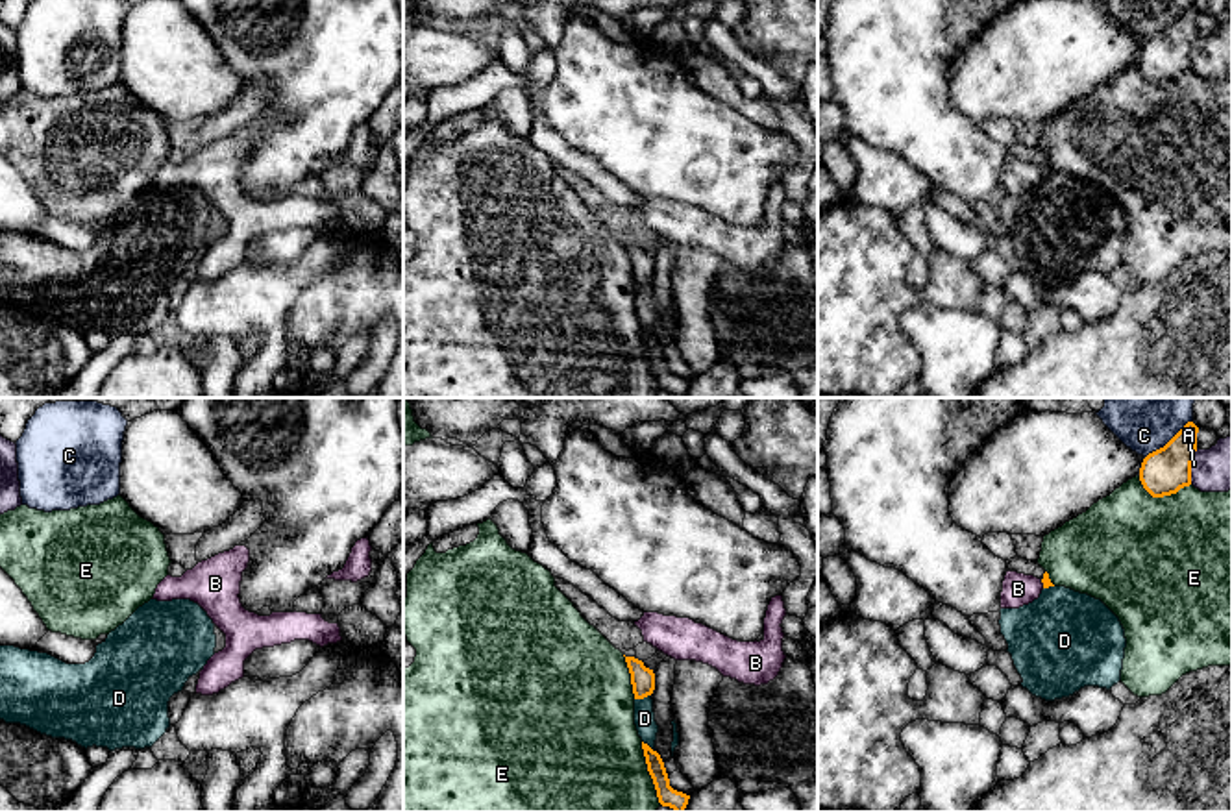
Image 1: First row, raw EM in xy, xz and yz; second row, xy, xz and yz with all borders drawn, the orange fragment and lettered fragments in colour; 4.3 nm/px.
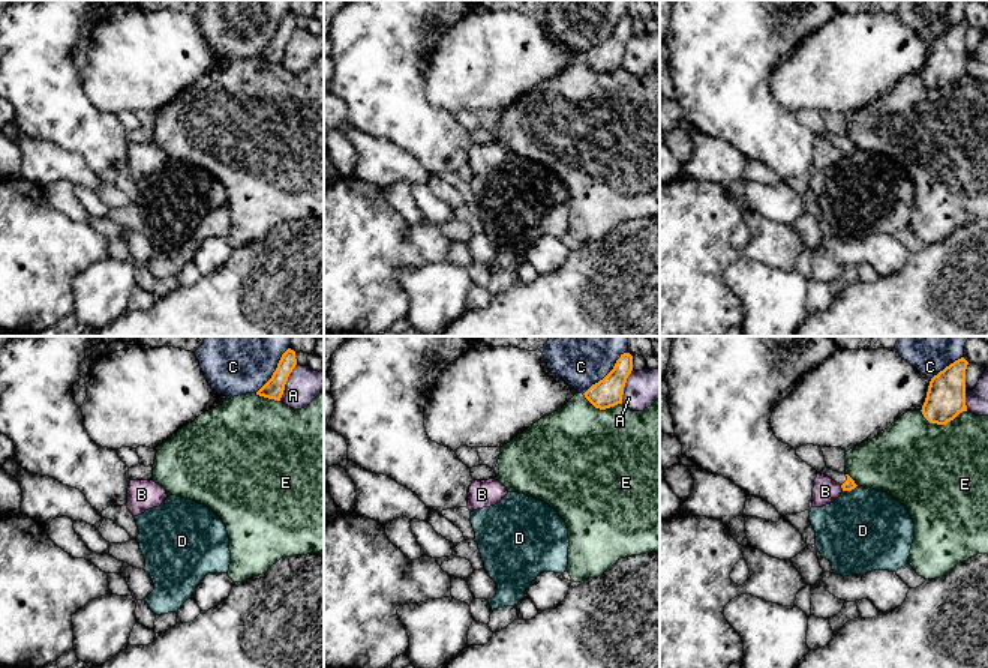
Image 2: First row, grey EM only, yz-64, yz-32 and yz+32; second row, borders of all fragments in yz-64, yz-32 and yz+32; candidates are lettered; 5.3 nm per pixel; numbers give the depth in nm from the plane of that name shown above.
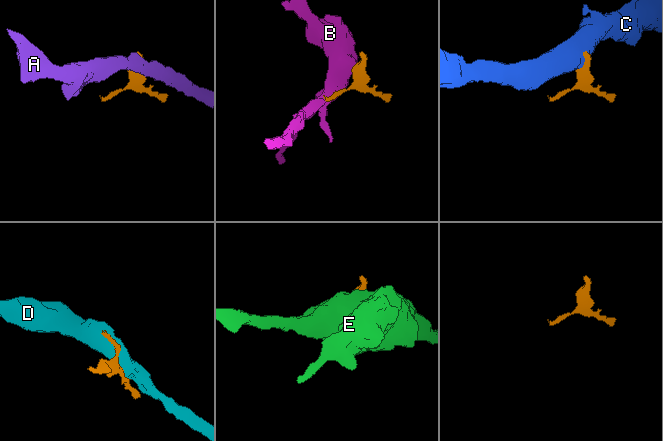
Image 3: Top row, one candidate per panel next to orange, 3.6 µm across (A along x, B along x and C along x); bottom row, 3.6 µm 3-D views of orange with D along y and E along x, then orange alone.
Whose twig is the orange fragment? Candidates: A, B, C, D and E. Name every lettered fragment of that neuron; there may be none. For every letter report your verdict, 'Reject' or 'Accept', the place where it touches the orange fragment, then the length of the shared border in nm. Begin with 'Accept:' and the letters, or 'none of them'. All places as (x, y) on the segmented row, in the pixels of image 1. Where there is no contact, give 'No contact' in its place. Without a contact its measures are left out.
Accept: none of them
A: Reject. Touches orange at yz (1190, 467). Shared border 160 nm
B: Reject. Touches orange at yz (1042, 581). Shared border 40 nm
C: Reject. Touches orange at yz (1170, 441). Shared border 260 nm
D: Reject. Touches orange at xz (642, 698). Shared border 80 nm
E: Reject. Touches orange at xz (650, 774). Shared border 280 nm

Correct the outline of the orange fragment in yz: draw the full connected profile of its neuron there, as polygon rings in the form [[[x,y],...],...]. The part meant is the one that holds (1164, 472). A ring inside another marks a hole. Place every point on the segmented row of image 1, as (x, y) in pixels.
[[[1188,422],[1164,448],[1143,459],[1140,481],[1152,498],[1171,496],[1191,485],[1197,433],[1199,427]]]

